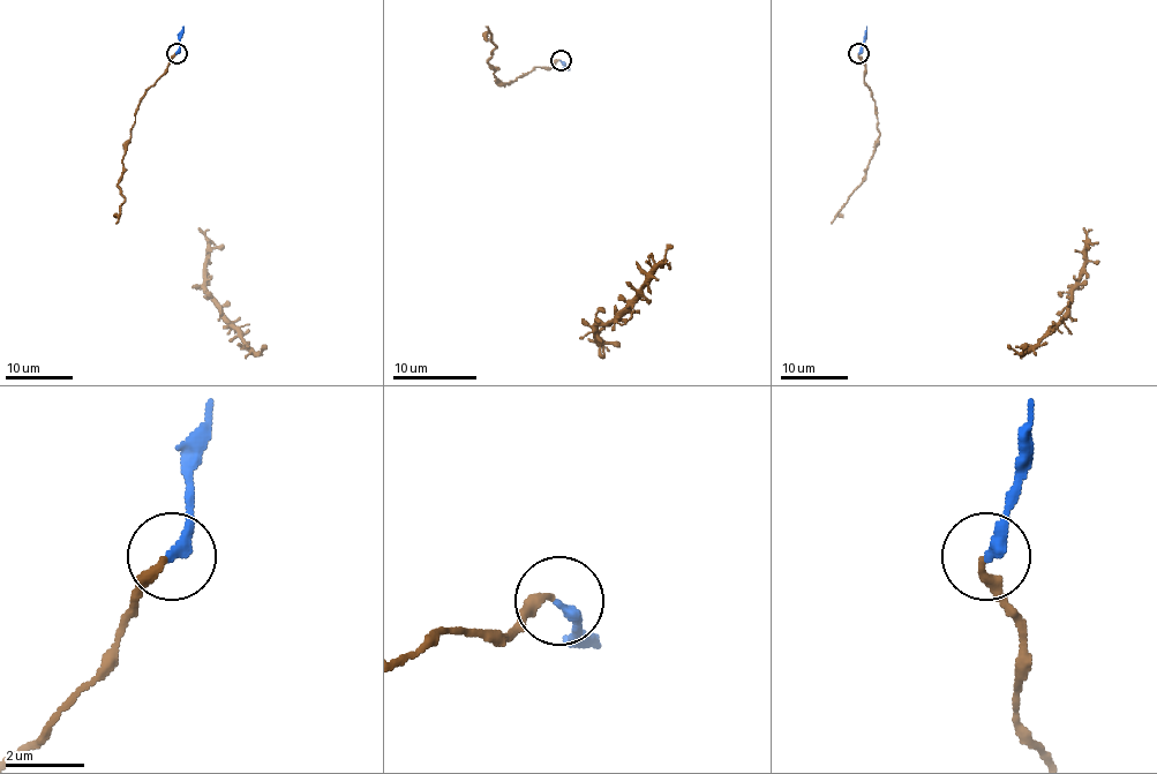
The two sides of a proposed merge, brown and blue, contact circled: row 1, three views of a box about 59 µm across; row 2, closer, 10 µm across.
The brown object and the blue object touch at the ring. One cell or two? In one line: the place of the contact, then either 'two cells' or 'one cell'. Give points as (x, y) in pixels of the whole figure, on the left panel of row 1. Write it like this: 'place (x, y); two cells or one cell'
place (177, 53); one cell

